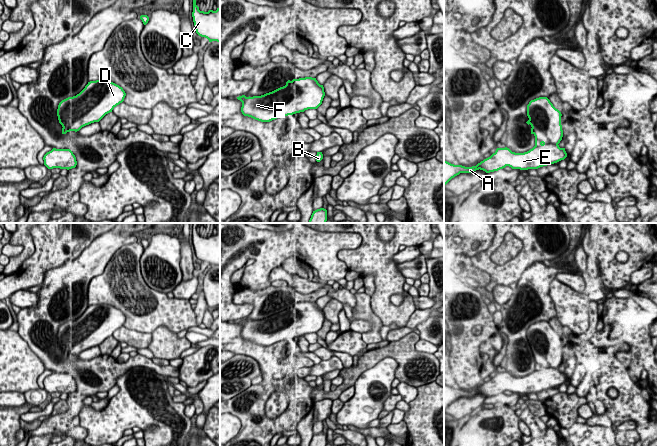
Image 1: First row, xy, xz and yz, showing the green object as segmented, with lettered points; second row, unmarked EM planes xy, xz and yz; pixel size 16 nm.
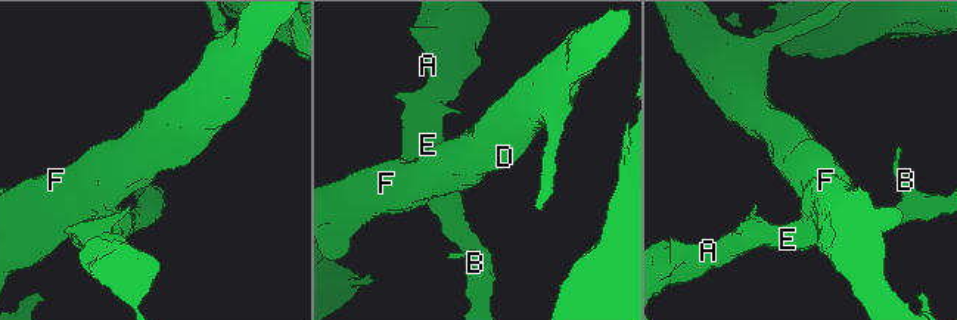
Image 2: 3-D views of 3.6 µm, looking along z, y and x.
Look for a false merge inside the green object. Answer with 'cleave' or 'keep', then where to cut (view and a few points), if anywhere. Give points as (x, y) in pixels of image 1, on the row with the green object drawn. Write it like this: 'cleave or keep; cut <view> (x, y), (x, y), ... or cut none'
cleave; cut yz (529, 119), (533, 133), (539, 140), (557, 145)

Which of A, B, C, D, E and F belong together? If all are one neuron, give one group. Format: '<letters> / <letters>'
A B E / C D F

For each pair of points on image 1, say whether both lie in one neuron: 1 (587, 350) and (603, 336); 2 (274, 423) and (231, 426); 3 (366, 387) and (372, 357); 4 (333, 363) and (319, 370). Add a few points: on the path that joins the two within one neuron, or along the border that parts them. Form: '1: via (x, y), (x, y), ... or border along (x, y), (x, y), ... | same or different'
1: via (591, 346), (599, 339) | same
2: border along (230, 413), (240, 421), (240, 430), (235, 436) | different
3: border along (391, 358), (384, 357), (366, 369), (353, 385) | different
4: via (330, 365), (322, 368) | same

